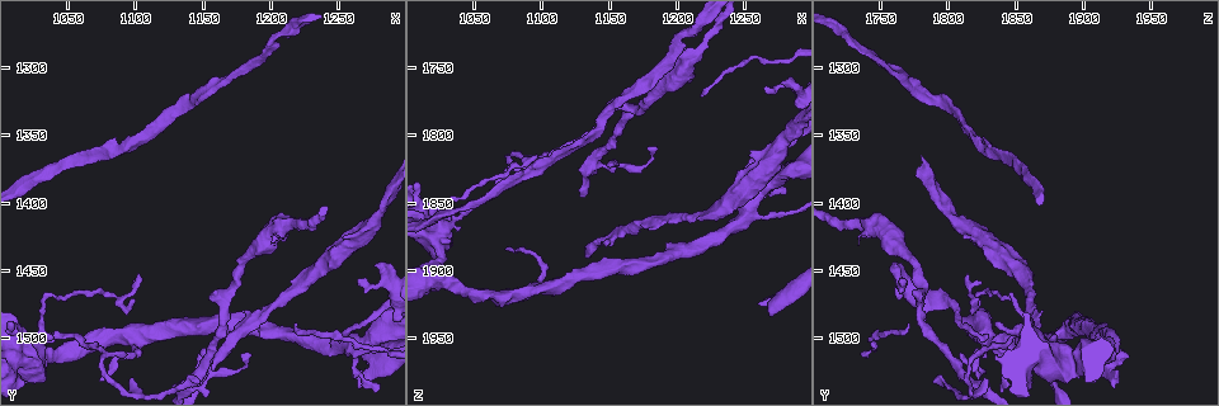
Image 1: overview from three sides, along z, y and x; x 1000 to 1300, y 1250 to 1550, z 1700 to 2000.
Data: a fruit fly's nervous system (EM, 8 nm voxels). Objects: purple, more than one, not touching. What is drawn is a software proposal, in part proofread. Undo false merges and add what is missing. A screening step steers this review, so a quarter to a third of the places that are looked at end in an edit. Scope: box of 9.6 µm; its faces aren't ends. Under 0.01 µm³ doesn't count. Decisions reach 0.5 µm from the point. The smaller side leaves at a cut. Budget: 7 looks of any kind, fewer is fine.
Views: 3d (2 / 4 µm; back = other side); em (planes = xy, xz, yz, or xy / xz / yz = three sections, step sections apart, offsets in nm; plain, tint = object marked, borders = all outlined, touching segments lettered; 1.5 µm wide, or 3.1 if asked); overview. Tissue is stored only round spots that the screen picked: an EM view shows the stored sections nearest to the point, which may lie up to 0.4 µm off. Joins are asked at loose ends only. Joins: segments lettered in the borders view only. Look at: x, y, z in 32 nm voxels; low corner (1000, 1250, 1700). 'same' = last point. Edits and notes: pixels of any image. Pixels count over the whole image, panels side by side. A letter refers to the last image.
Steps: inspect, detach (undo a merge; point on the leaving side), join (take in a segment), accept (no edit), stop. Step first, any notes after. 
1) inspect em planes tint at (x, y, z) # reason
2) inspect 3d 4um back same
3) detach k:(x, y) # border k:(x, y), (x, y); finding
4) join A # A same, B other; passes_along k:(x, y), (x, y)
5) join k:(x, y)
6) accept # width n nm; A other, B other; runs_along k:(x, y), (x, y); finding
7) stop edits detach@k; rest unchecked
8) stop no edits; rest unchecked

inspect em planes borders at (1090, 1470, 1820) # abrupt turn

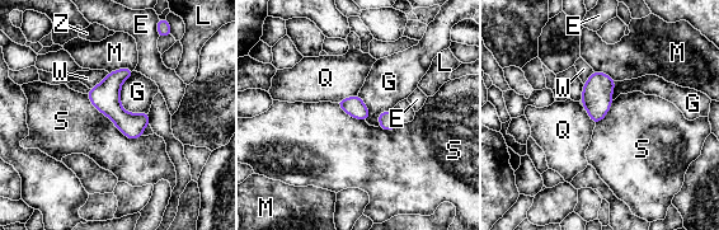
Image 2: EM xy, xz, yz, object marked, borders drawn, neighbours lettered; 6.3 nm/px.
accept # E other, G other, L other, M other, Q other, S other, W other, Z other; border 2:(134, 69), (116, 69), (108, 73); continuous, no second neuron

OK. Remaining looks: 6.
inspect em xy step 8 borders at (1184, 1510, 1808) # free end

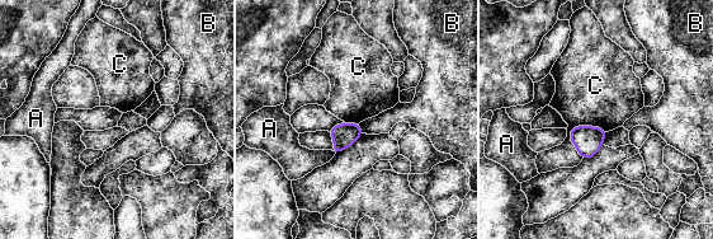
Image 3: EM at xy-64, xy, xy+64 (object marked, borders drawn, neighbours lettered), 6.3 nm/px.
inspect em planes borders same

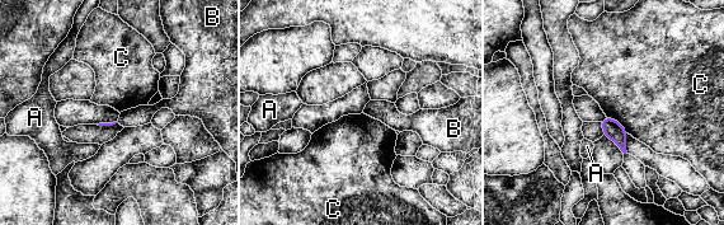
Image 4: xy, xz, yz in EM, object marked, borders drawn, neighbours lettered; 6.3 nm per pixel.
accept # longest_contact C 180 nm; A other, B other, C other; border 4:(606, 116), (616, 120), (628, 132); none of them fits

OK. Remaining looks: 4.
inspect 3d 2um at (1188, 1488, 1862) # thin neck

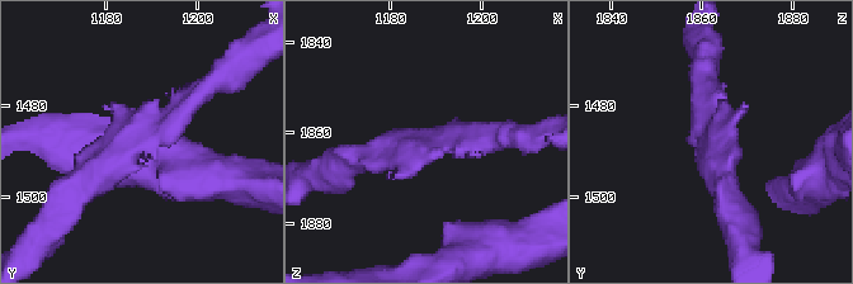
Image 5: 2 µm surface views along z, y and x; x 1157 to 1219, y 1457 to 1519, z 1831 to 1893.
inspect em xz step 8 tint at (1189, 1488, 1861) # arm_widths 200, 220 nm; now the EM

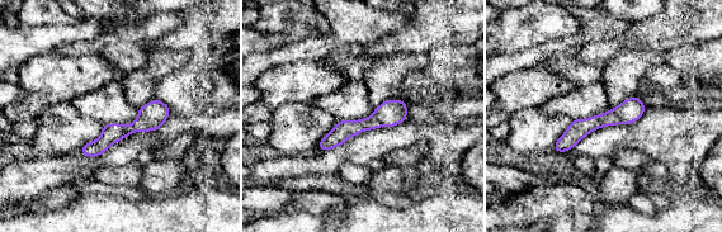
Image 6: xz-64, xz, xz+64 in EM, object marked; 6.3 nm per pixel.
inspect em planes borders same # another direction

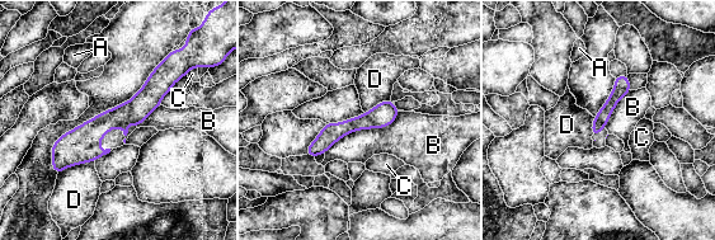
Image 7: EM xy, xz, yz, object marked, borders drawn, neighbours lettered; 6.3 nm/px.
accept # A other, B other, C other, D other; border 7:(399, 112), (324, 153); all the same neuron

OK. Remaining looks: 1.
stop no edits; rest unchecked

